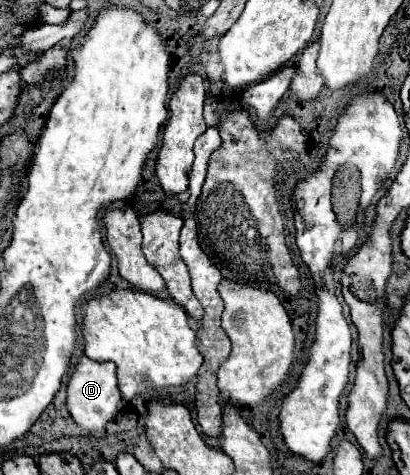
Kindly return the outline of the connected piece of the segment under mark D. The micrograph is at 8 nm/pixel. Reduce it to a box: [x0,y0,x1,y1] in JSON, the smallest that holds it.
[67,357,121,433]

